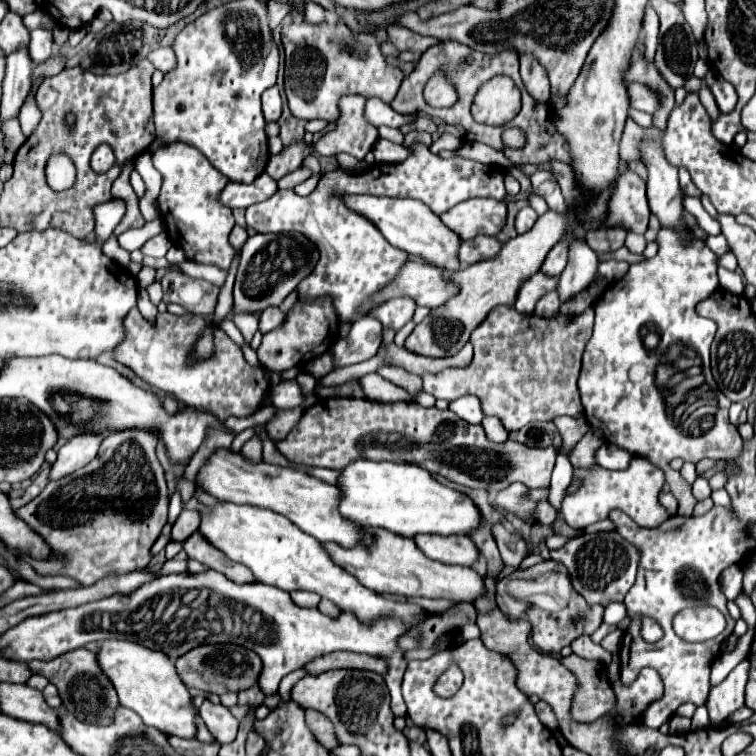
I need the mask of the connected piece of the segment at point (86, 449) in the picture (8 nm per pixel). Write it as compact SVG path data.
M80 434L80 436L70 438L58 450L58 458L50 468L48 480L60 480L68 476L70 472L76 472L78 468L86 466L98 454L100 442L102 442L102 436L98 434Z

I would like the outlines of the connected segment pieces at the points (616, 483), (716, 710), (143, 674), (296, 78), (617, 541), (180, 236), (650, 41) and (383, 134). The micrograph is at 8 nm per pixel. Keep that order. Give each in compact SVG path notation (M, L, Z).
M632 458L626 470L616 472L604 470L600 466L594 466L590 470L576 468L574 476L580 476L584 482L574 494L568 494L562 500L562 514L568 526L572 526L574 530L584 530L598 520L606 520L612 510L622 510L642 528L656 528L669 518L666 509L658 502L658 494L666 484L666 476L658 466L646 462L644 458Z
M744 658L718 686L710 690L708 712L712 724L720 724L734 710L744 706L744 690L750 674L750 660Z
M104 640L98 652L98 664L110 676L120 704L134 710L146 726L164 730L170 736L196 738L198 710L192 704L192 694L182 684L174 664L170 658L166 658L166 654L126 640Z
M290 22L282 26L282 44L286 52L286 98L288 106L294 116L312 120L312 118L322 118L330 124L338 120L340 114L340 98L358 94L368 98L380 98L382 102L390 104L402 84L404 74L400 68L388 66L382 52L380 52L380 42L374 40L372 34L366 34L366 40L360 36L354 36L346 26L336 26L330 28L326 24L308 24L308 22Z
M598 532L580 534L572 538L564 548L550 552L552 560L562 562L568 568L572 586L578 594L586 598L588 604L608 606L614 600L624 600L626 592L632 588L638 570L638 550L630 546L618 532Z
M182 142L160 146L152 154L152 162L154 168L162 174L158 208L174 246L180 246L192 262L216 264L226 270L236 254L228 242L228 234L234 228L232 210L218 202L218 194L226 186L228 178L210 166L210 160L202 152Z
M648 6L646 8L646 16L644 16L644 24L642 24L642 30L646 34L646 40L644 40L644 58L648 62L654 60L654 52L656 52L656 38L658 38L658 16L654 14L654 8Z
M380 126L378 128L378 132L380 132L380 138L386 138L386 140L392 140L392 142L396 142L396 144L402 144L402 140L404 140L404 134L398 130L398 128L388 128L388 126Z

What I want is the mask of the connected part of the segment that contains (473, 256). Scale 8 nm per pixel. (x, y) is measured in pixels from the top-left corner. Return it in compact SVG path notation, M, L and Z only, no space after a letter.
M478 236L472 240L462 242L460 246L460 260L462 266L470 266L476 262L482 262L486 258L494 258L494 254L498 254L498 250L502 250L502 242L496 240L496 236Z

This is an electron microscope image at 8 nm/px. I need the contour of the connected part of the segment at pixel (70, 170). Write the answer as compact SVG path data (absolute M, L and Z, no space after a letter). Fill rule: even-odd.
M52 154L48 158L46 182L52 190L62 190L62 184L74 184L76 182L74 162L68 158L68 154Z

